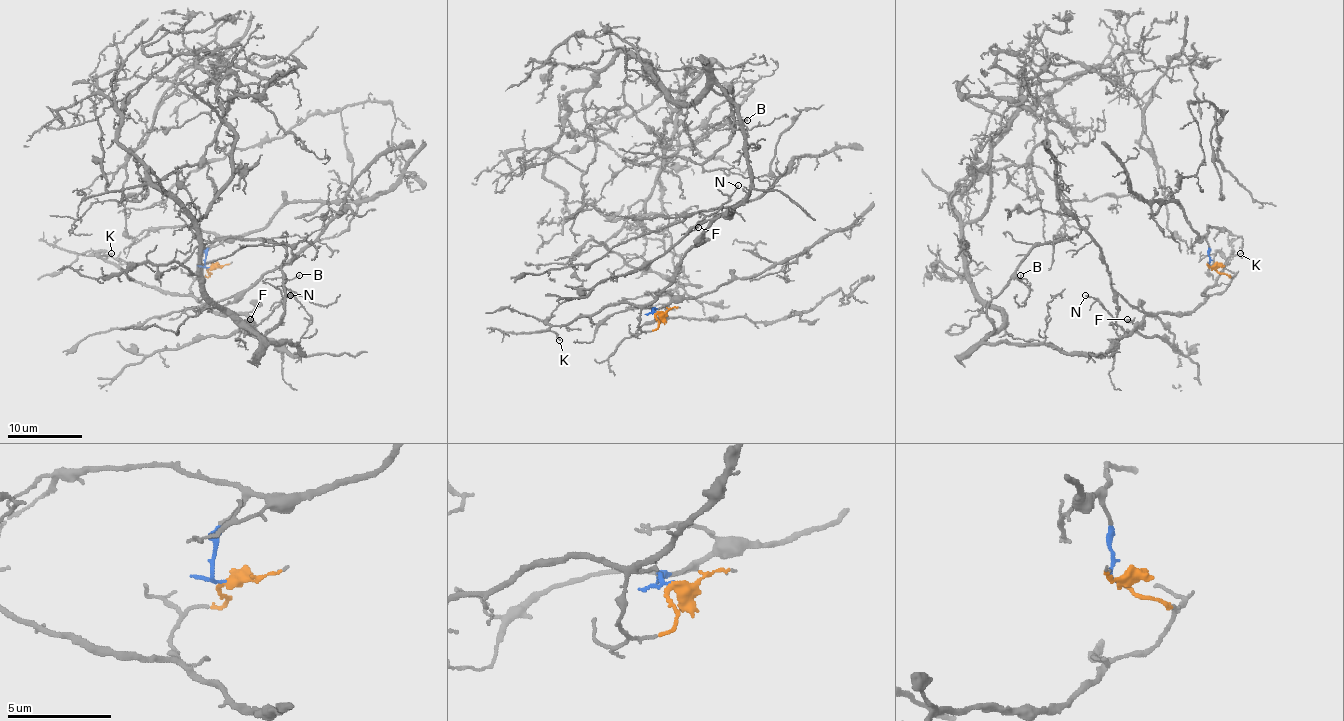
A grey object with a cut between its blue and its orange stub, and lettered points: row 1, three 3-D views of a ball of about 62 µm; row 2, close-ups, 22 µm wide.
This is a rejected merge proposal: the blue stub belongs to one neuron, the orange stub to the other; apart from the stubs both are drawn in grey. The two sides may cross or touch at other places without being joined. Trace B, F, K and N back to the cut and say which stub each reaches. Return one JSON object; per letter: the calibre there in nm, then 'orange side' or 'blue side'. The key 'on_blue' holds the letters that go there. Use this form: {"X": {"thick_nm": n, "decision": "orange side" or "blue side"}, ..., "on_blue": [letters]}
{"B": {"thick_nm": 100, "decision": "orange side"}, "F": {"thick_nm": 140, "decision": "orange side"}, "K": {"thick_nm": 140, "decision": "orange side"}, "N": {"thick_nm": 150, "decision": "orange side"}, "on_blue": []}

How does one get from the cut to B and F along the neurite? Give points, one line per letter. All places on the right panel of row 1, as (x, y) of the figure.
B: (1212, 269), (1231, 276), (1225, 289), (1192, 311), (1147, 313), (1103, 354), (987, 343), (987, 304), (1021, 274)
F: (1212, 269), (1231, 280), (1225, 289), (1211, 295), (1192, 311), (1147, 313), (1123, 337), (1134, 328), (1127, 319)

